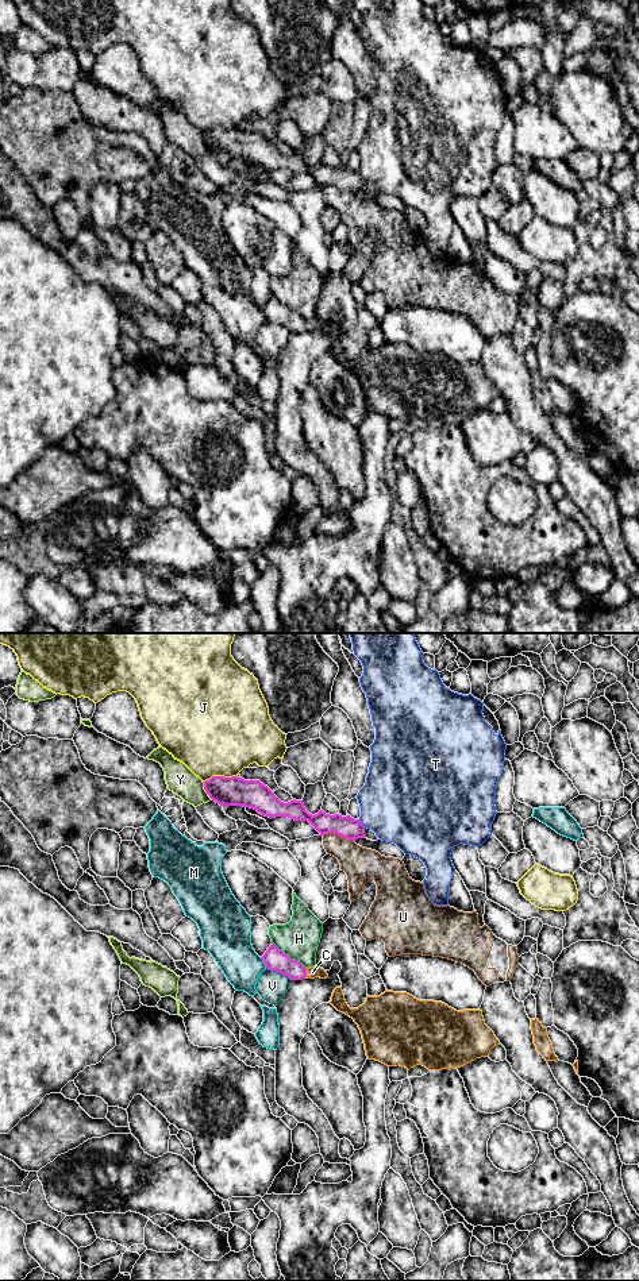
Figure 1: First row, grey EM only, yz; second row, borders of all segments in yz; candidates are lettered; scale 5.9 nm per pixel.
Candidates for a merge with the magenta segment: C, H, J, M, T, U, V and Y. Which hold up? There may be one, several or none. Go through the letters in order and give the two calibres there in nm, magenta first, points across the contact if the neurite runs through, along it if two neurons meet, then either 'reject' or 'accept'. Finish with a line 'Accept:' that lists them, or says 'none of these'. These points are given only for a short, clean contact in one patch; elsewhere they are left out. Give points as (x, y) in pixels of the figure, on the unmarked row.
C: 130 nm thick on the magenta side, 70 nm on the other; runs through yz (274, 311), (295, 323), (305, 324), (312, 324); accept
H: 130 nm thick on the magenta side, 240 nm on the other; reject
J: 180 nm thick on the magenta side, 500 nm on the other; reject
M: 130 nm thick on the magenta side, 280 nm on the other; reject
T: 130 nm thick on the magenta side, 440 nm on the other; reject
U: 130 nm thick on the magenta side, 200 nm on the other; reject
V: 130 nm thick on the magenta side, 180 nm on the other; border along yz (266, 319), (278, 323), (291, 332); reject
Y: 180 nm thick on the magenta side, 170 nm on the other; reject
Accept: C

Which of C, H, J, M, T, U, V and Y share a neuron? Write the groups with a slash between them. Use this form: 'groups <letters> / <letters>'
groups C / H / J / M / T / U / V / Y

